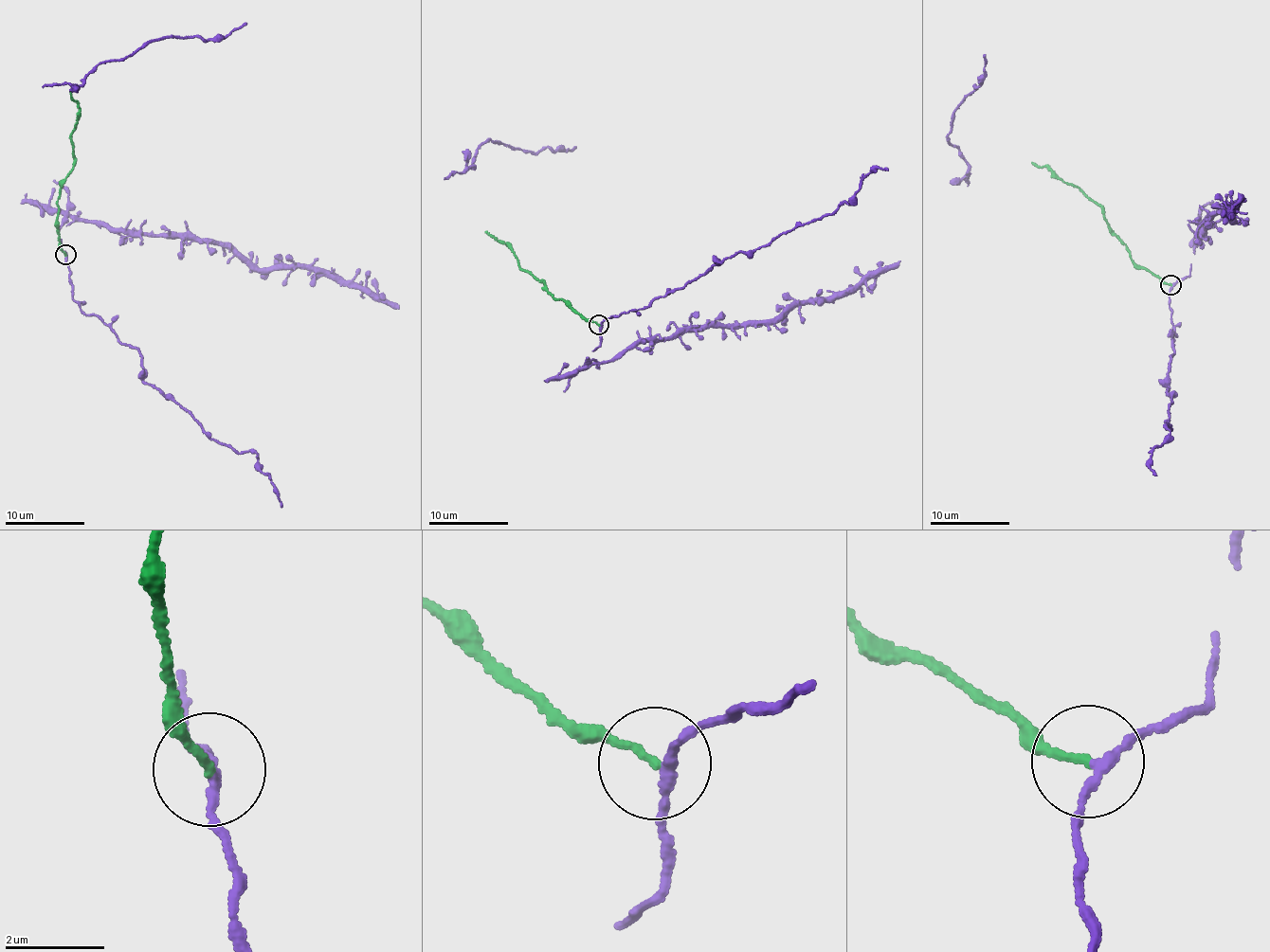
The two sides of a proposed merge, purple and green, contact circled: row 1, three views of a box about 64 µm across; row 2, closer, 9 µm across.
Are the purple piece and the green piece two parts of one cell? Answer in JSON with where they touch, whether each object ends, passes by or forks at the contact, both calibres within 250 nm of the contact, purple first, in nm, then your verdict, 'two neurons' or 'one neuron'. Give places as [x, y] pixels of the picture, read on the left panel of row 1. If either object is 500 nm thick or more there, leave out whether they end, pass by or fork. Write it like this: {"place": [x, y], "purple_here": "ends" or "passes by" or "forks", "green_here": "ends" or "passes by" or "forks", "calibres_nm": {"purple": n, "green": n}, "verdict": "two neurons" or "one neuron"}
{"place": [65, 255], "purple_here": "passes by", "green_here": "ends", "calibres_nm": {"purple": 170, "green": 140}, "verdict": "two neurons"}

